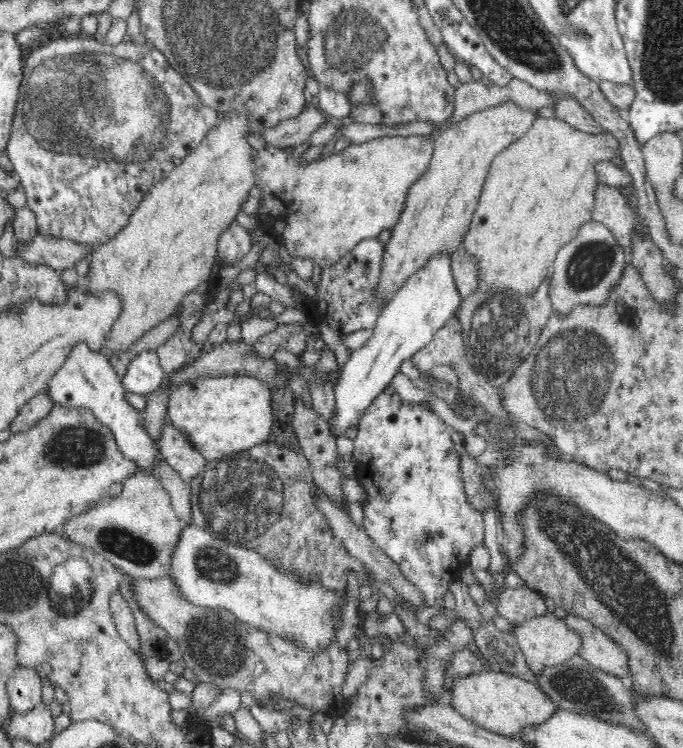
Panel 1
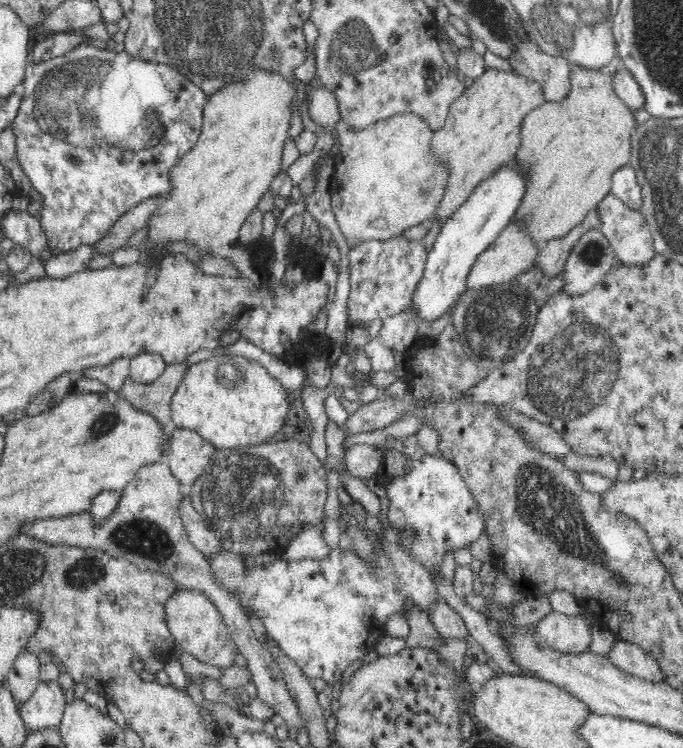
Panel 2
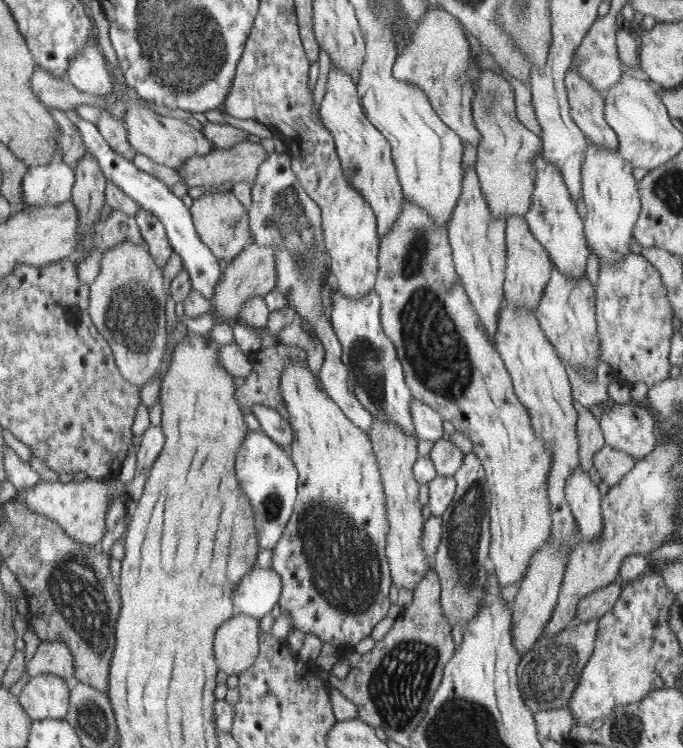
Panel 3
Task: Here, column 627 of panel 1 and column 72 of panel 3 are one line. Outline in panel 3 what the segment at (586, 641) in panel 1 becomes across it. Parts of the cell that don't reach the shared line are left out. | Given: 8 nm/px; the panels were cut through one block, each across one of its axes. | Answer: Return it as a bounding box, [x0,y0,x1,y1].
[25,641,73,681]

